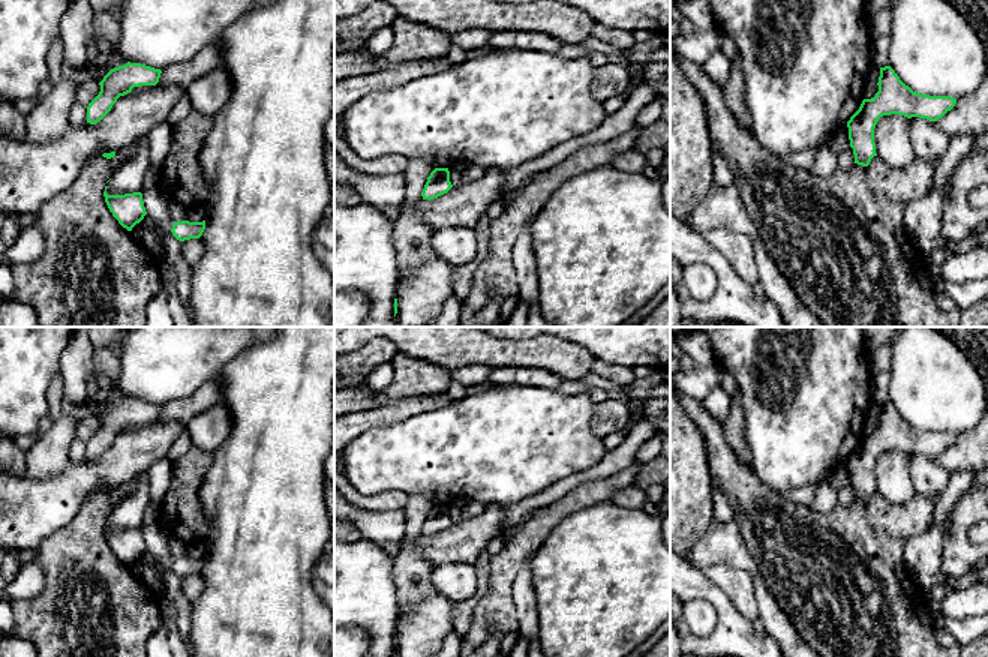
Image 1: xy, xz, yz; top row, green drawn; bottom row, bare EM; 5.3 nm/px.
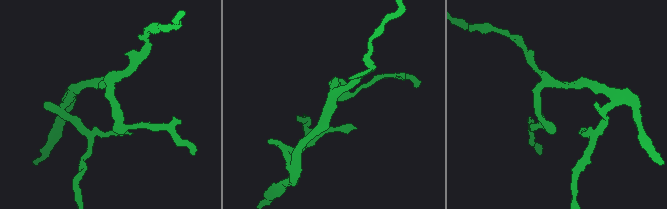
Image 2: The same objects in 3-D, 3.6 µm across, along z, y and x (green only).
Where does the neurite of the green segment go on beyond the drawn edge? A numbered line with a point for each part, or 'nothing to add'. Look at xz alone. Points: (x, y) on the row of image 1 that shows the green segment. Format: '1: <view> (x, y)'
nothing to add

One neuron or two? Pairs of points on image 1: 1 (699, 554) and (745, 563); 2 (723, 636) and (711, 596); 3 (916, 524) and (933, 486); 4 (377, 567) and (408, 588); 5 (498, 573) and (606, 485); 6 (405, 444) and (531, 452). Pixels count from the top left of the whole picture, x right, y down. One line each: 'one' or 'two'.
1: one
2: one
3: two
4: two
5: one
6: one

